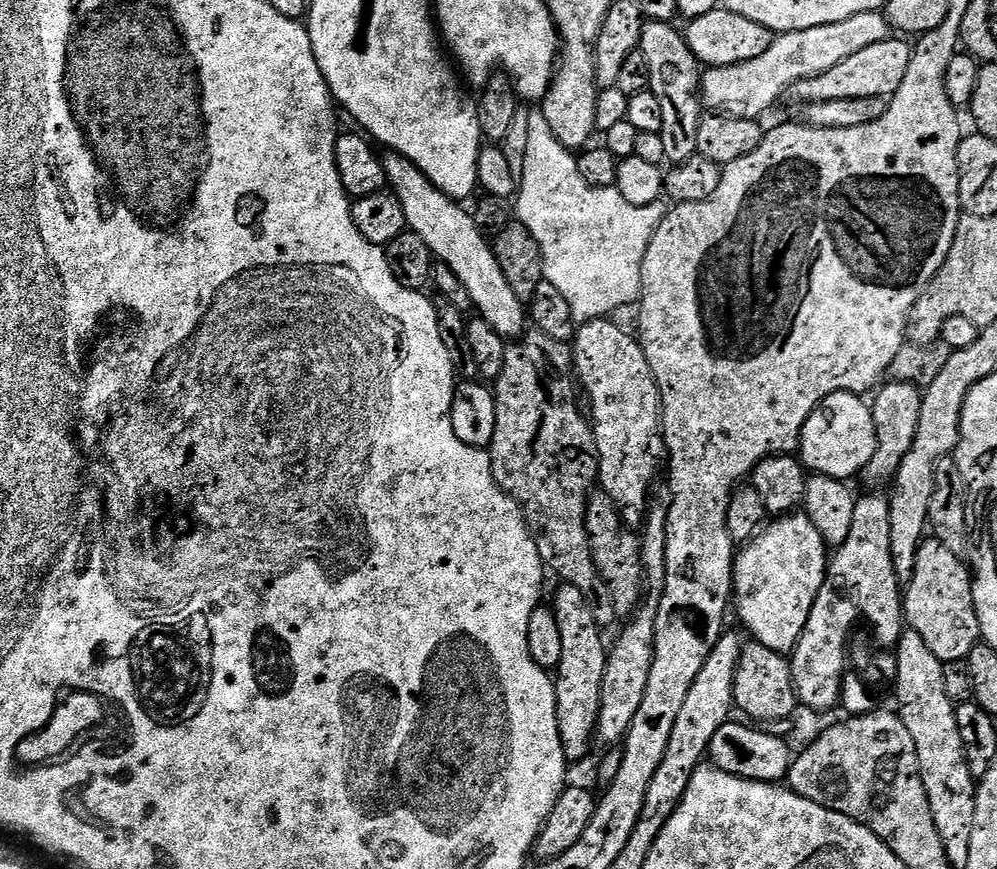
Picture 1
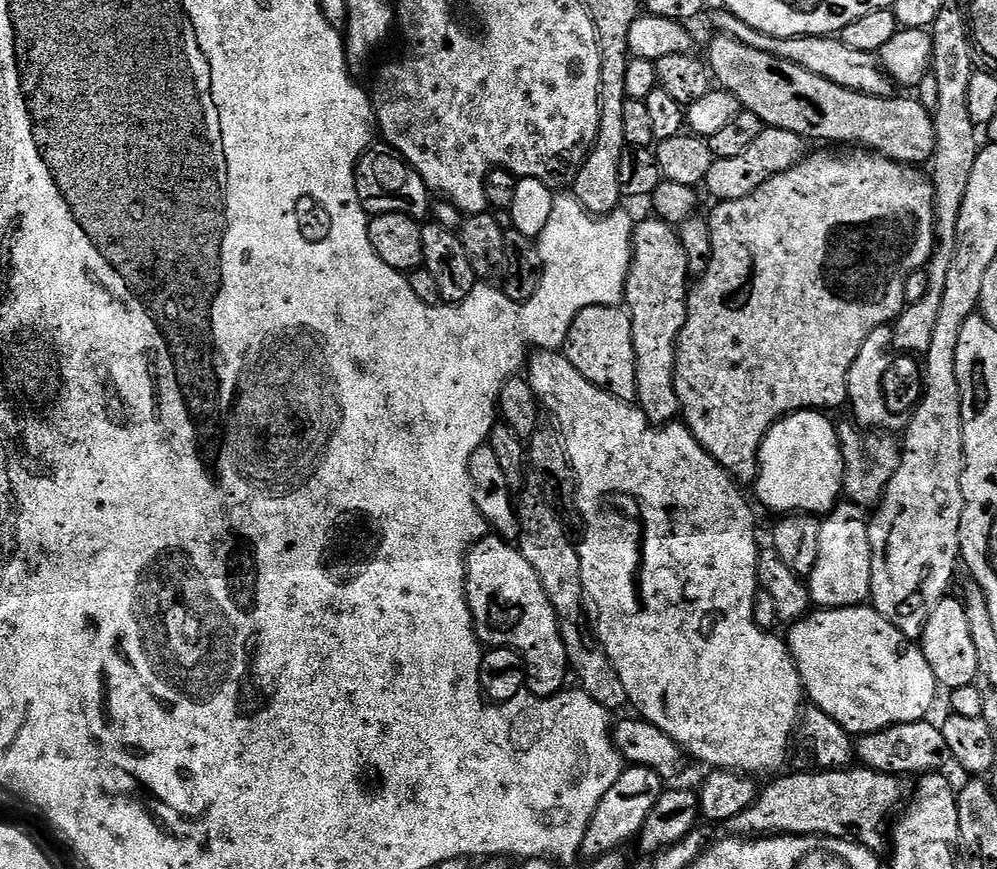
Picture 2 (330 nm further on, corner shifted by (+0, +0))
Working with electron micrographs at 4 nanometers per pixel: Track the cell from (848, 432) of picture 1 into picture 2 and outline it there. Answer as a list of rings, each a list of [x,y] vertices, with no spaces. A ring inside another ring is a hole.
[[[820,410],[790,412],[788,415],[783,416],[782,419],[768,427],[768,432],[764,435],[762,442],[760,443],[760,453],[756,458],[756,479],[754,481],[754,489],[756,488],[757,501],[755,500],[755,503],[757,505],[760,503],[762,507],[769,508],[770,511],[776,512],[775,514],[827,514],[836,507],[842,496],[844,463],[840,454],[840,436],[837,425],[835,423],[832,425],[824,416],[827,415]]]

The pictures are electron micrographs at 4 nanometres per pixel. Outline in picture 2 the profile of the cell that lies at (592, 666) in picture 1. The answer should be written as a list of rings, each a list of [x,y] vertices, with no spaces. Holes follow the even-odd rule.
[[[486,534],[476,541],[464,561],[464,592],[468,596],[470,614],[481,645],[512,648],[524,659],[524,668],[528,672],[527,691],[533,696],[557,696],[567,685],[564,683],[570,680],[566,646],[560,641],[560,623],[550,606],[550,598],[546,598],[542,582],[538,574],[534,574],[534,566],[526,562],[519,547],[496,534]]]

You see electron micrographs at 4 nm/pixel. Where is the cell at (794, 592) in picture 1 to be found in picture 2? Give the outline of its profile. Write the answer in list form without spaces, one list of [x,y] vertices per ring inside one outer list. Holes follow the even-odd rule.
[[[863,603],[852,608],[812,610],[787,631],[786,643],[807,699],[830,714],[830,718],[834,718],[834,722],[842,725],[853,737],[859,738],[895,724],[922,720],[929,715],[938,693],[934,670],[930,670],[930,662],[926,662],[926,654],[919,643],[906,638],[894,622],[886,622],[876,608]]]

